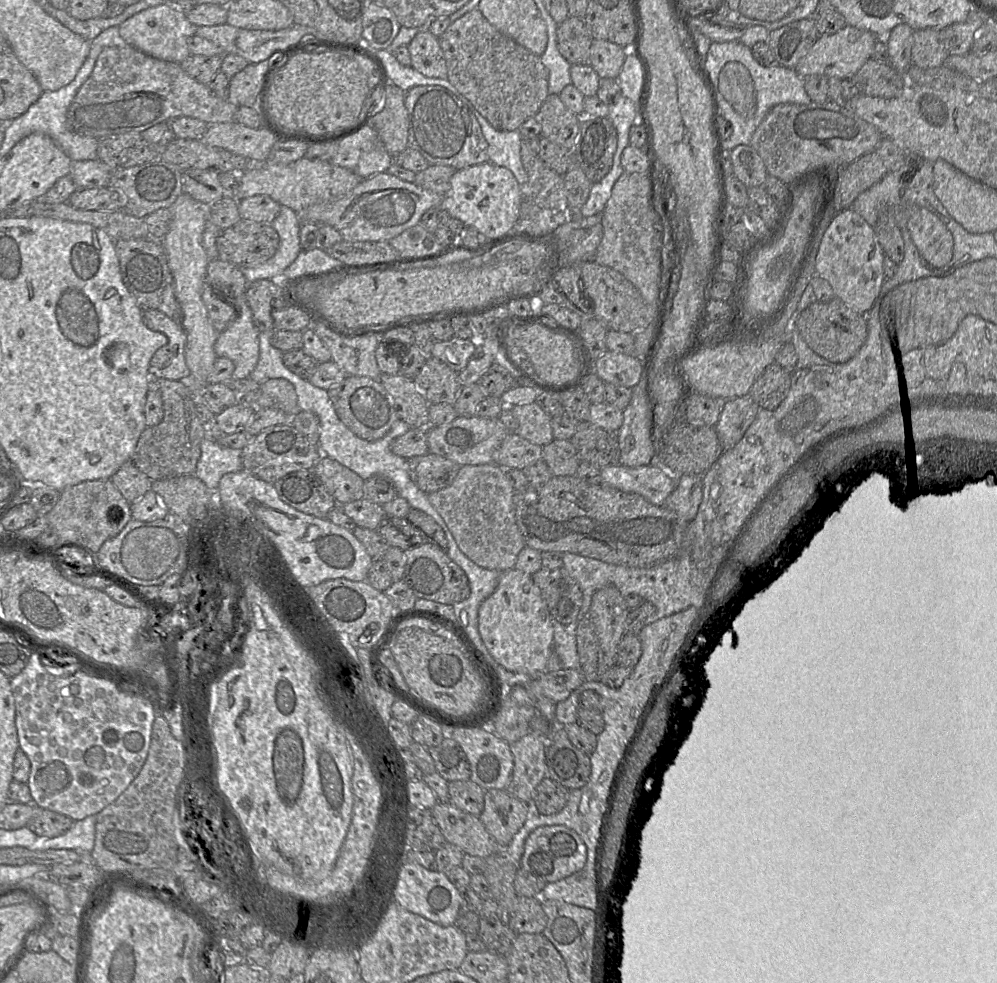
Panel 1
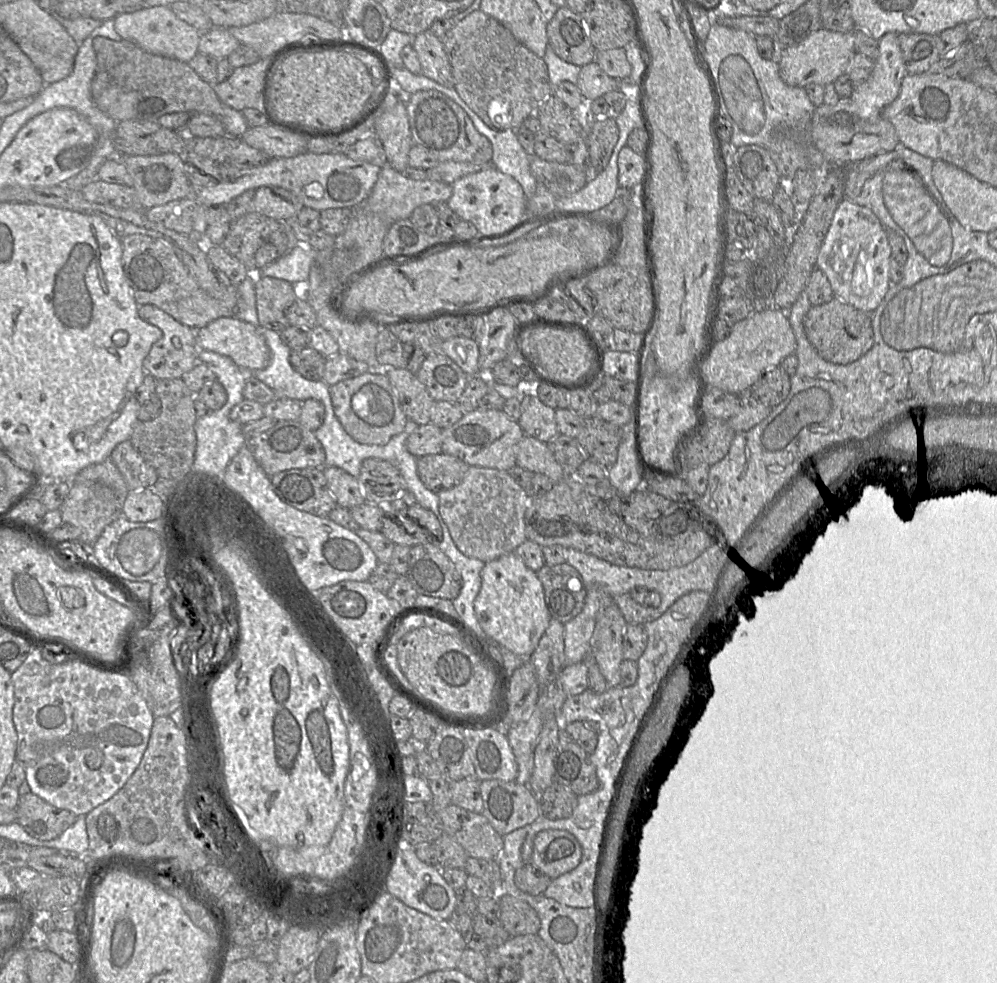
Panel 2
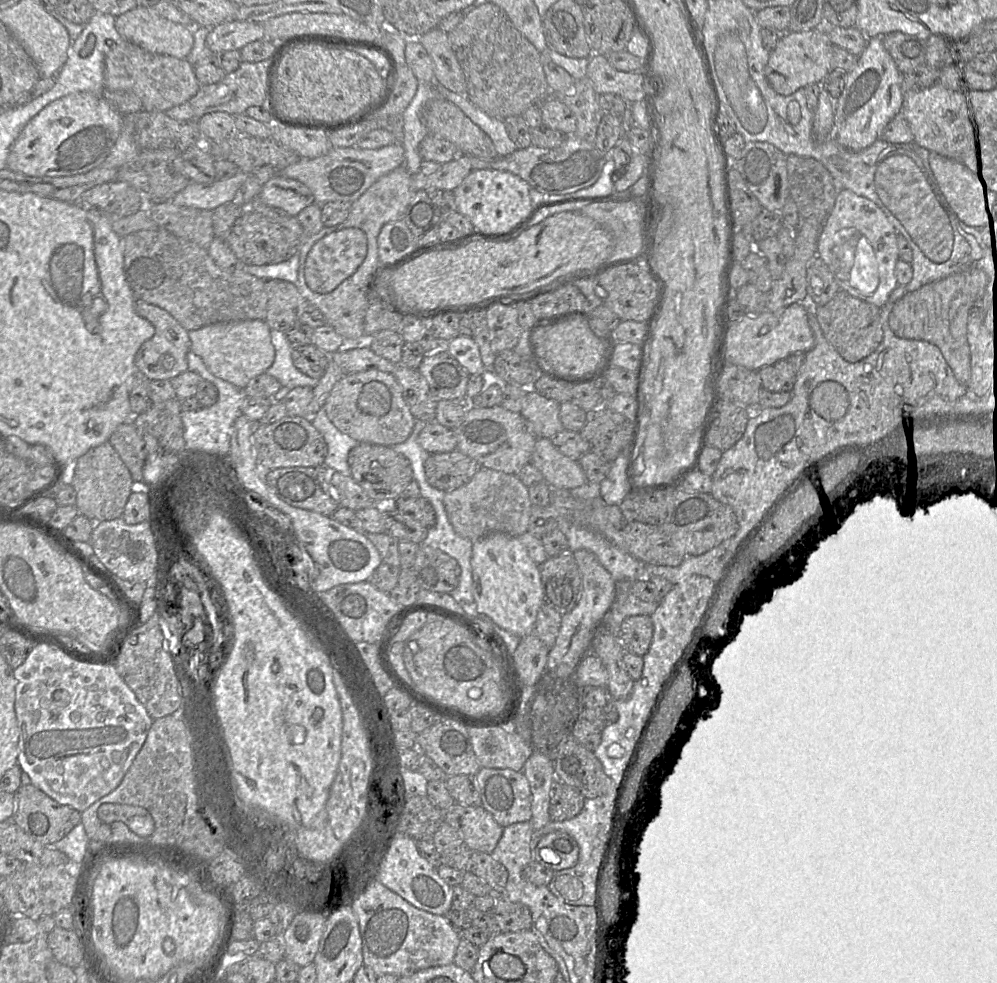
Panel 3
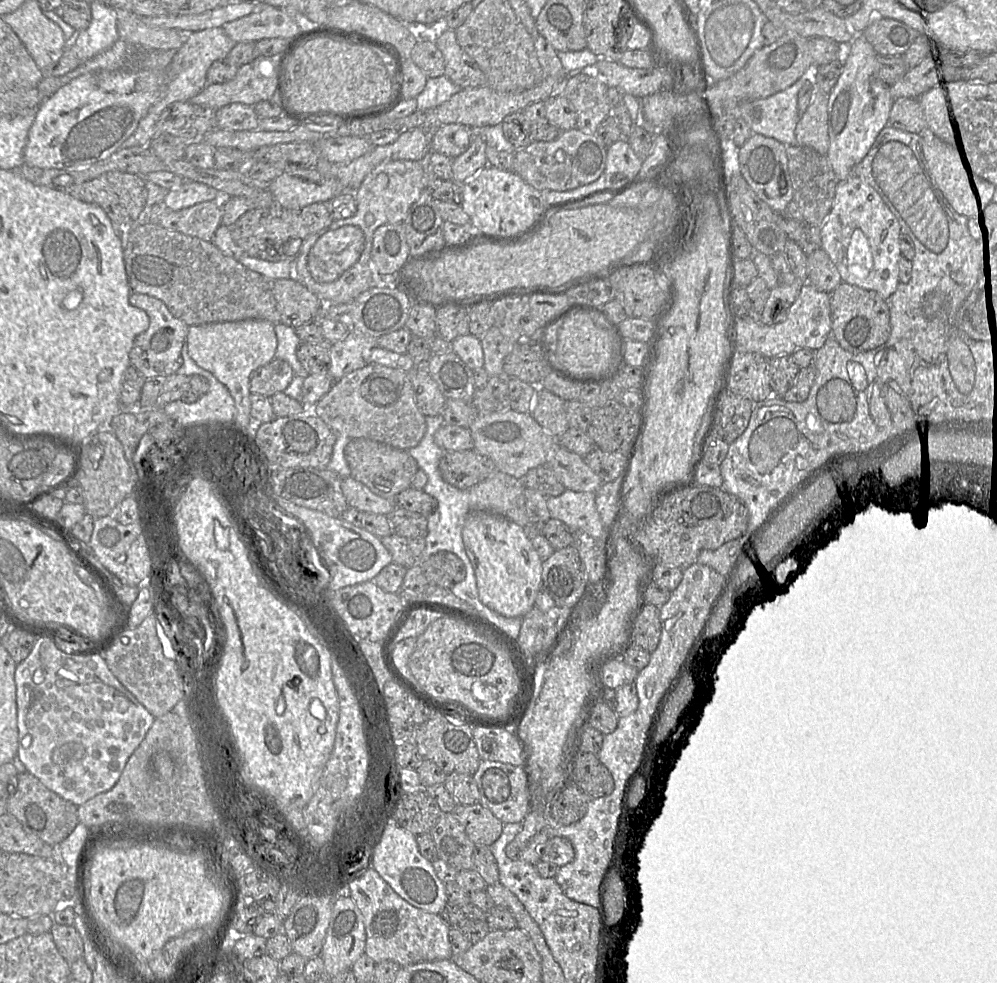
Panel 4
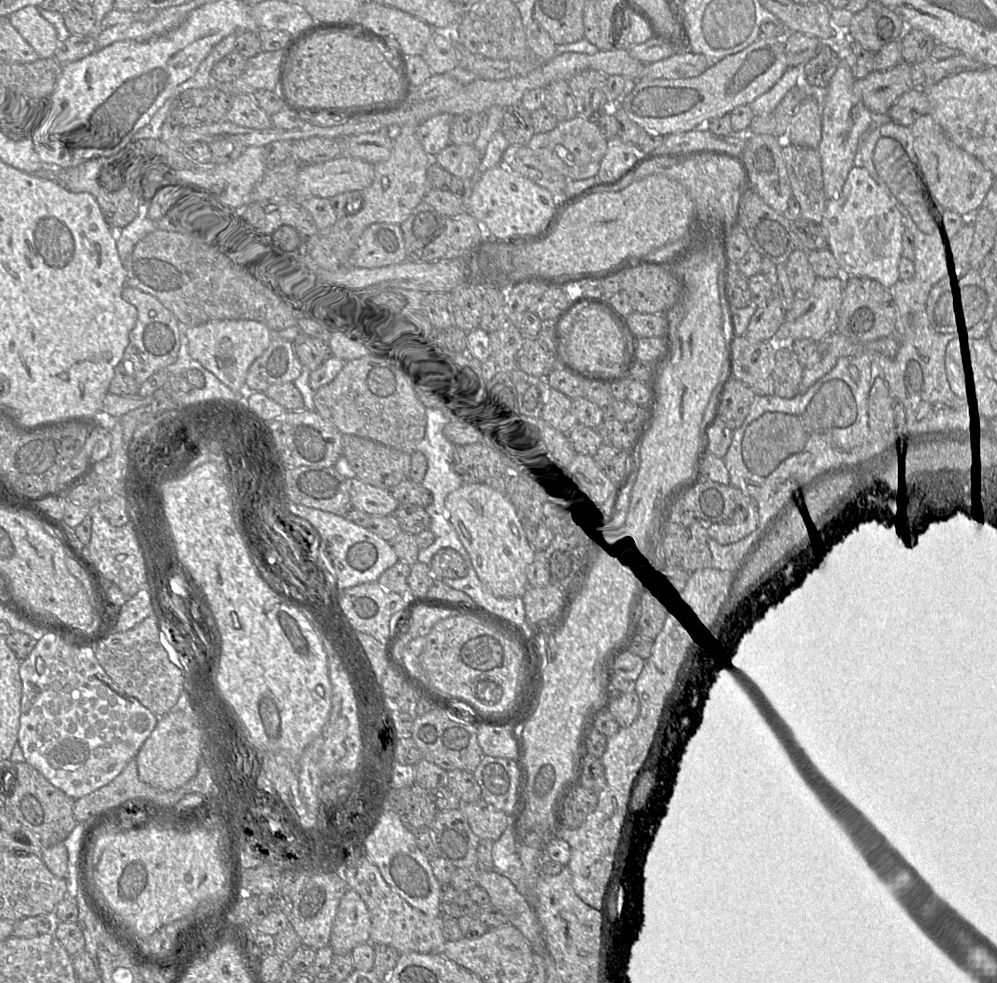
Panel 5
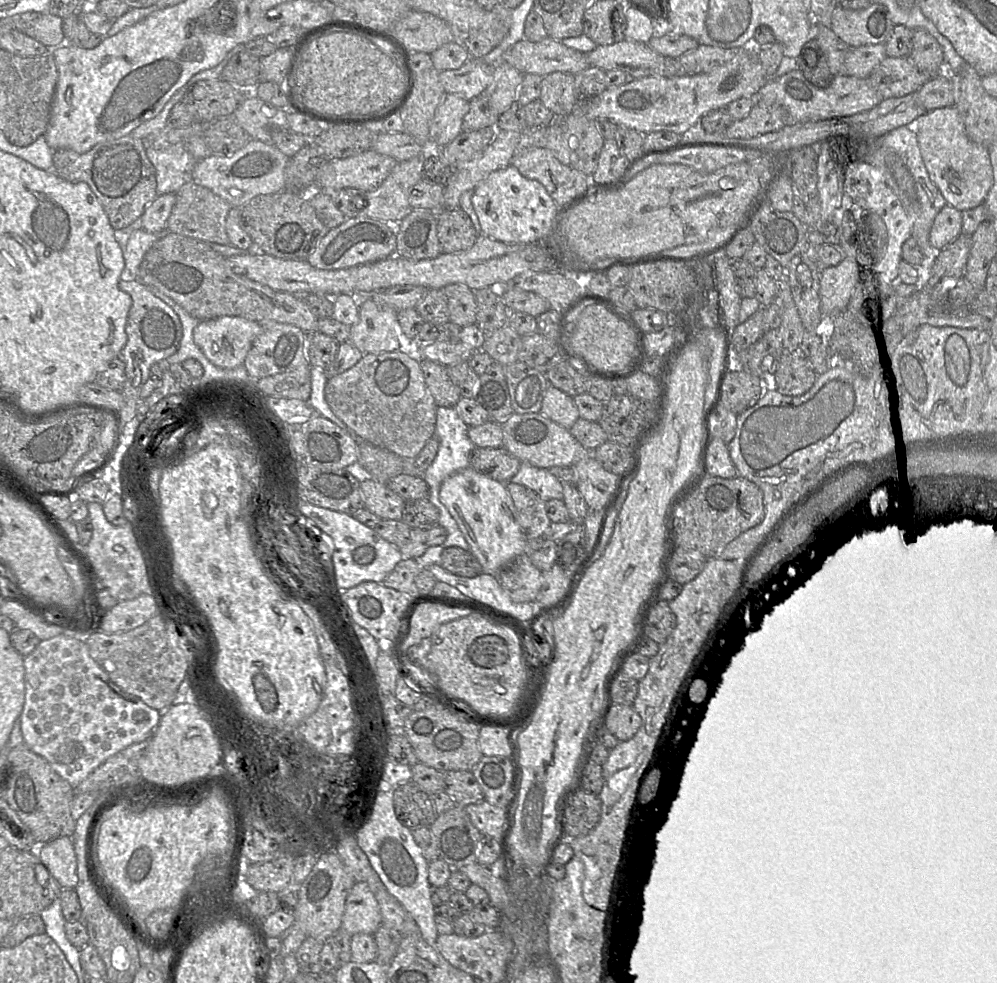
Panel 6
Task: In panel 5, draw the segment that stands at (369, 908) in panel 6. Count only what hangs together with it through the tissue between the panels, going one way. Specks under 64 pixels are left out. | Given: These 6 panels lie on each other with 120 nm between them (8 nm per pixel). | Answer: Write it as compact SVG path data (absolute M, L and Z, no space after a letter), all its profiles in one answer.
M353 889L343 895L332 925L329 946L334 955L344 955L363 943L370 942L370 912Z

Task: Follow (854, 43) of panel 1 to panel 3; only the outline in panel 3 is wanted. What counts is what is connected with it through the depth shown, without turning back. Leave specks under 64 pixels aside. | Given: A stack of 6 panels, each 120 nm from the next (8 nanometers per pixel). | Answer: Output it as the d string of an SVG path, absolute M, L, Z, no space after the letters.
M812 29L802 32L785 32L780 33L780 37L775 48L770 51L769 60L764 69L764 74L767 82L773 88L773 90L783 96L793 94L799 88L805 88L813 83L822 83L828 73L833 70L831 68L831 59L833 52L833 43L828 36L821 31Z

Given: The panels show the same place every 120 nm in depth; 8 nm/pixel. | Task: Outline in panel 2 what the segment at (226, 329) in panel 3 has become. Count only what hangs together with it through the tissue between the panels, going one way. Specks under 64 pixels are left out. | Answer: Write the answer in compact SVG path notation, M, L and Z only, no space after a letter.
M221 317L196 330L195 342L199 350L208 350L229 357L237 366L252 371L266 368L271 360L271 352L263 335L263 329L237 317Z

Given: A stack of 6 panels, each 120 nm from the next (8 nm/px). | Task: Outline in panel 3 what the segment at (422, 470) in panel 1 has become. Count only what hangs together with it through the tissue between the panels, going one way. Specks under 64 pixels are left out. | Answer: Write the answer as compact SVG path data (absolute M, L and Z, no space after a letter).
M459 450L432 453L424 464L427 482L445 493L467 484L481 468L476 460Z

